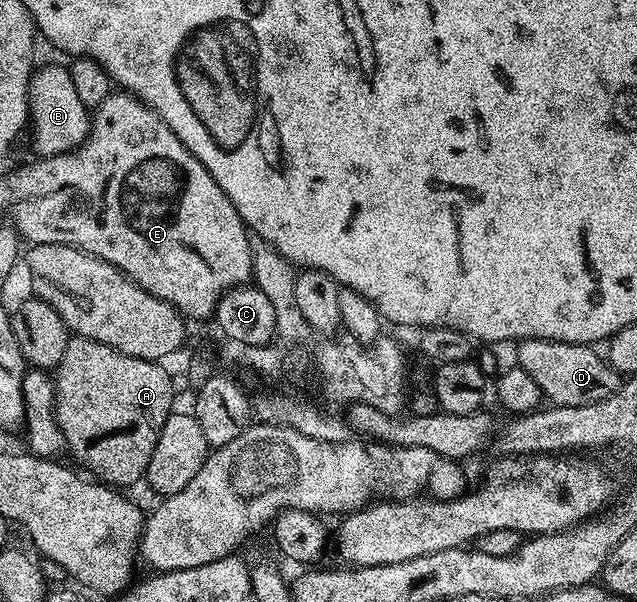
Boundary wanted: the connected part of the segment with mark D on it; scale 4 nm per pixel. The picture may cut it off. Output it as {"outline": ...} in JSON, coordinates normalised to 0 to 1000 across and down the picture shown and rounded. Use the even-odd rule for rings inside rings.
{"outline":[[[823,565],[812,573],[812,610],[827,618],[848,641],[852,659],[865,673],[923,674],[942,668],[969,648],[973,636],[972,618],[943,590],[932,586],[931,576],[918,571],[887,571],[871,565]]]}

